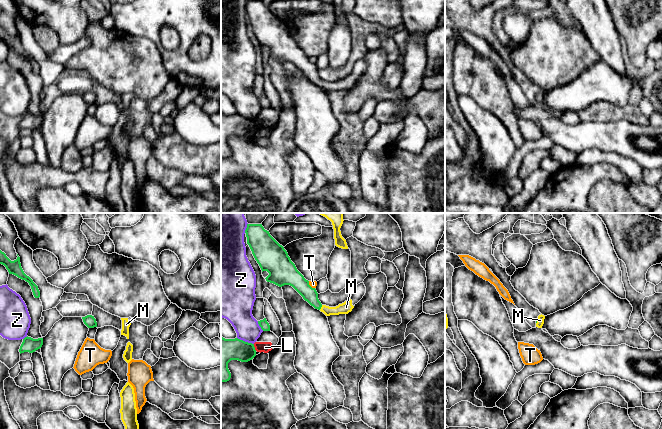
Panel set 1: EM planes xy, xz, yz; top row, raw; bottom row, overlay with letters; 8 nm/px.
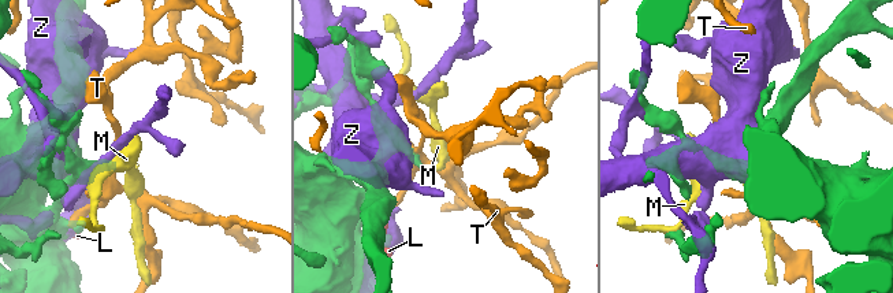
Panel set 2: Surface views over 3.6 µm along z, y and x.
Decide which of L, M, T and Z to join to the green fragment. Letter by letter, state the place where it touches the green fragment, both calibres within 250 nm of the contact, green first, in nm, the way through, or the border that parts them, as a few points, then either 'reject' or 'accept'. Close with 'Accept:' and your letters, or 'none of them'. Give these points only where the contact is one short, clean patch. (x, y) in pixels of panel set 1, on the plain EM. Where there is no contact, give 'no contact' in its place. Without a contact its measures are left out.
L: xz (254, 123) | 190/90 nm | reject
M: xz (321, 82) | 120/90 nm | across xz (300, 60), (321, 82), (326, 86), (346, 83) | accept
T: xz (309, 61) | 220/60 nm | reject
Z: xz (244, 117) | 220/220 nm | reject
Accept: M

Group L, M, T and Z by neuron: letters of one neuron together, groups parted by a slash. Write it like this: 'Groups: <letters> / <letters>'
Groups: L / M / T / Z

